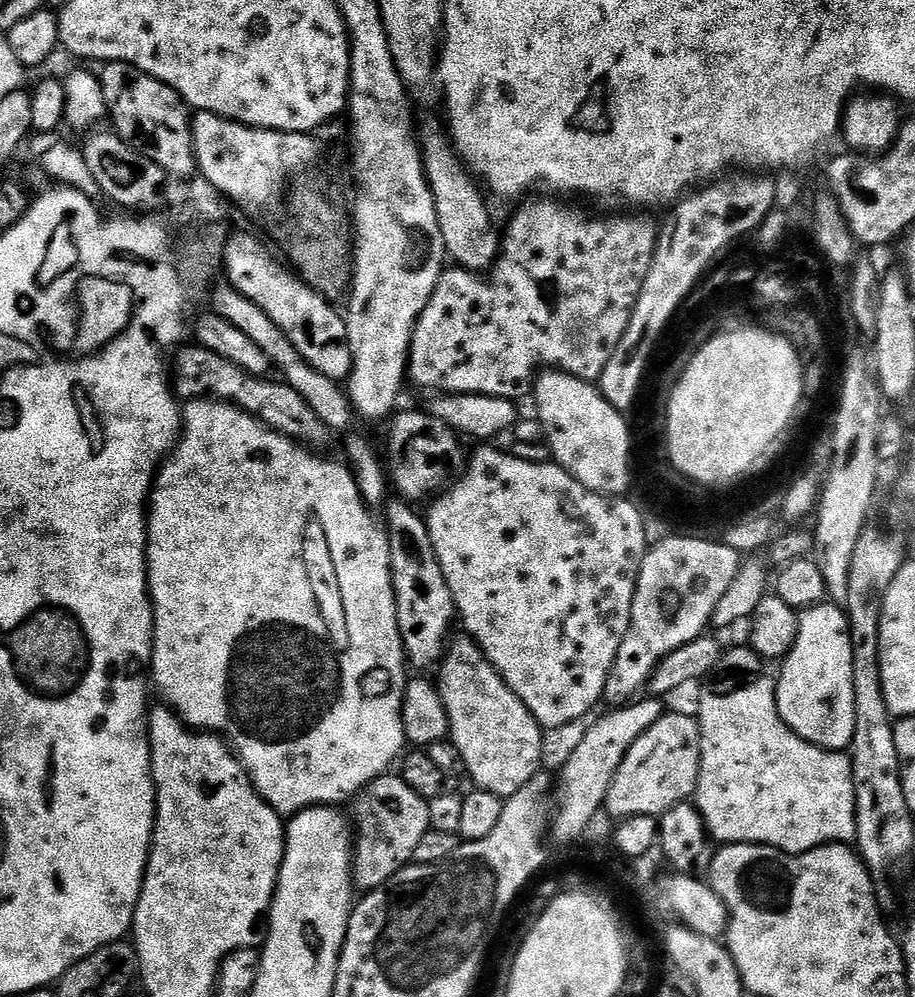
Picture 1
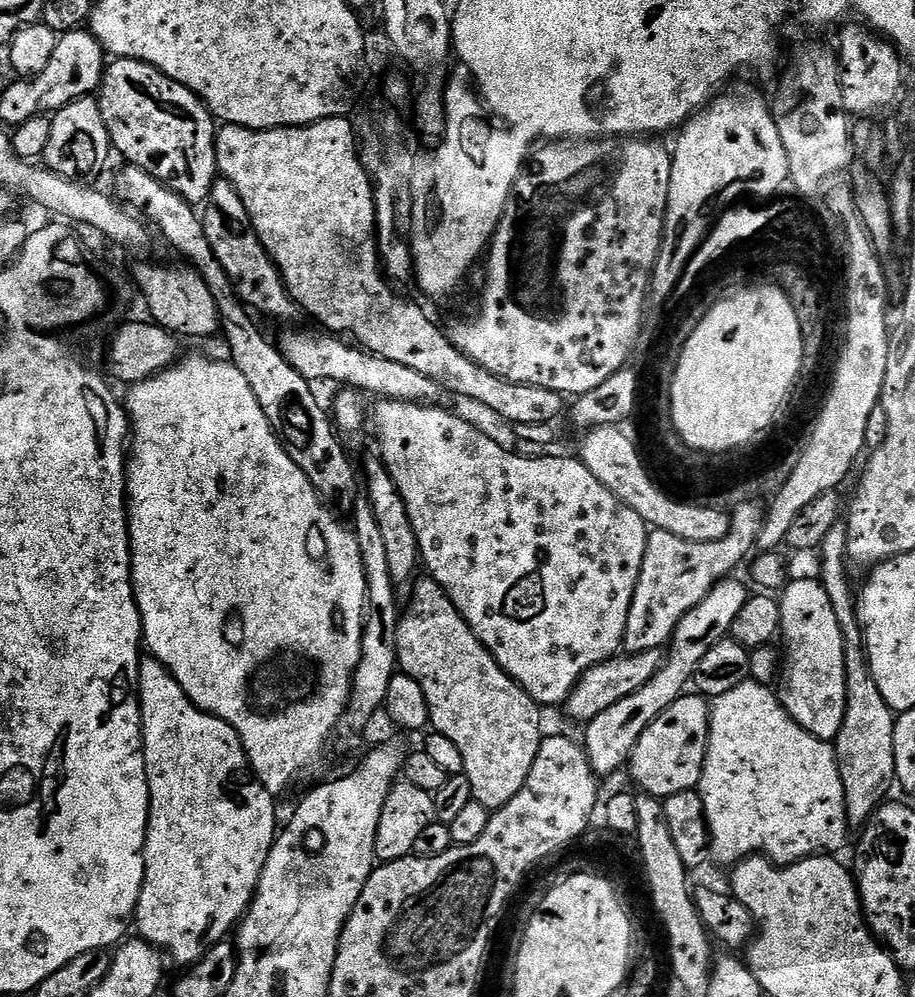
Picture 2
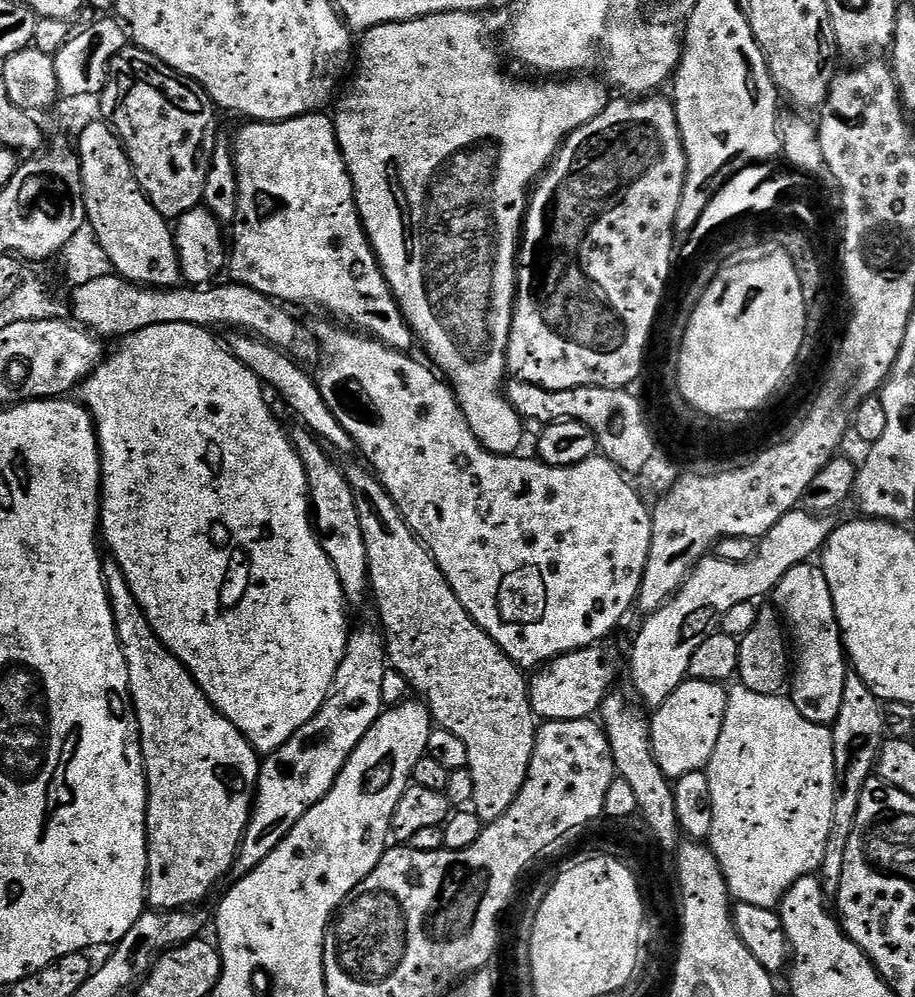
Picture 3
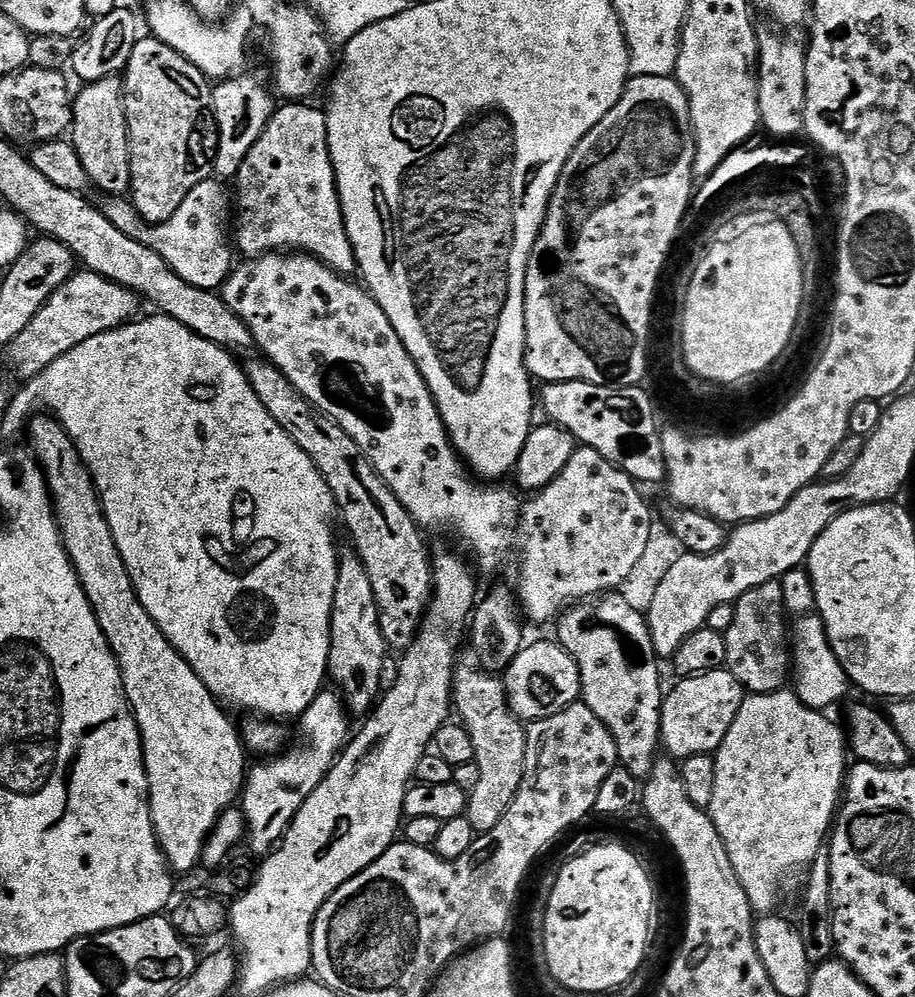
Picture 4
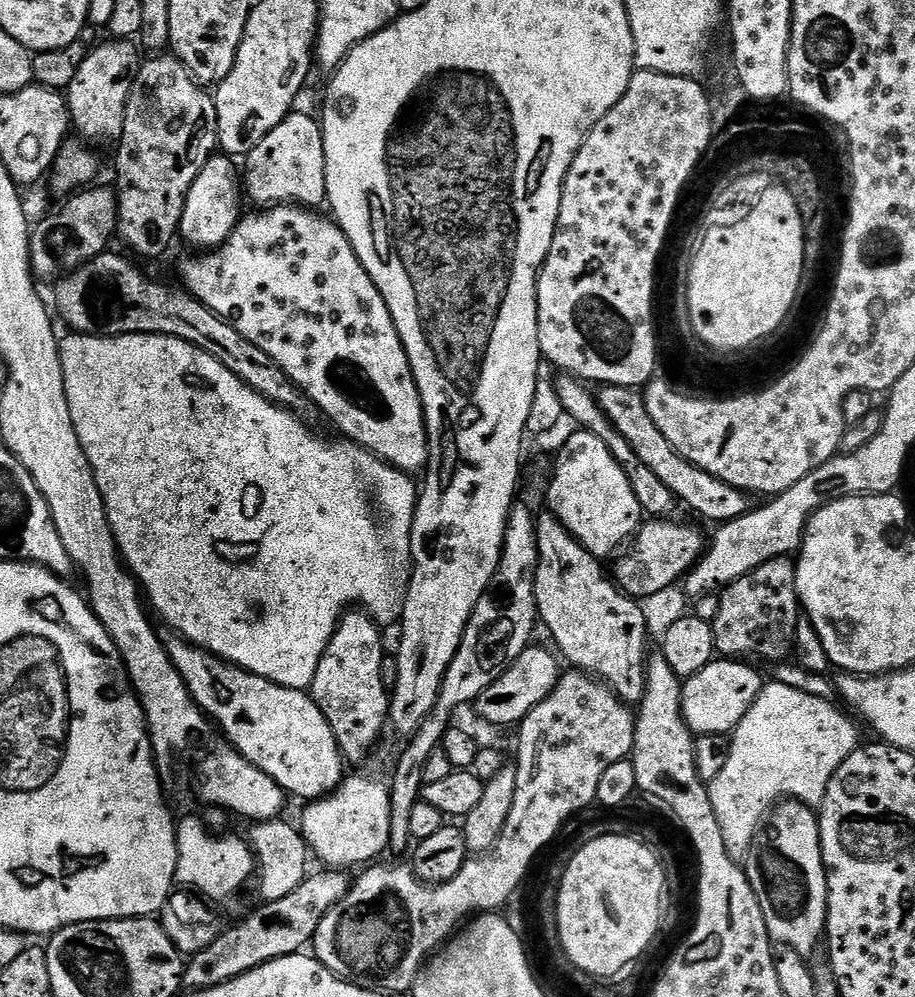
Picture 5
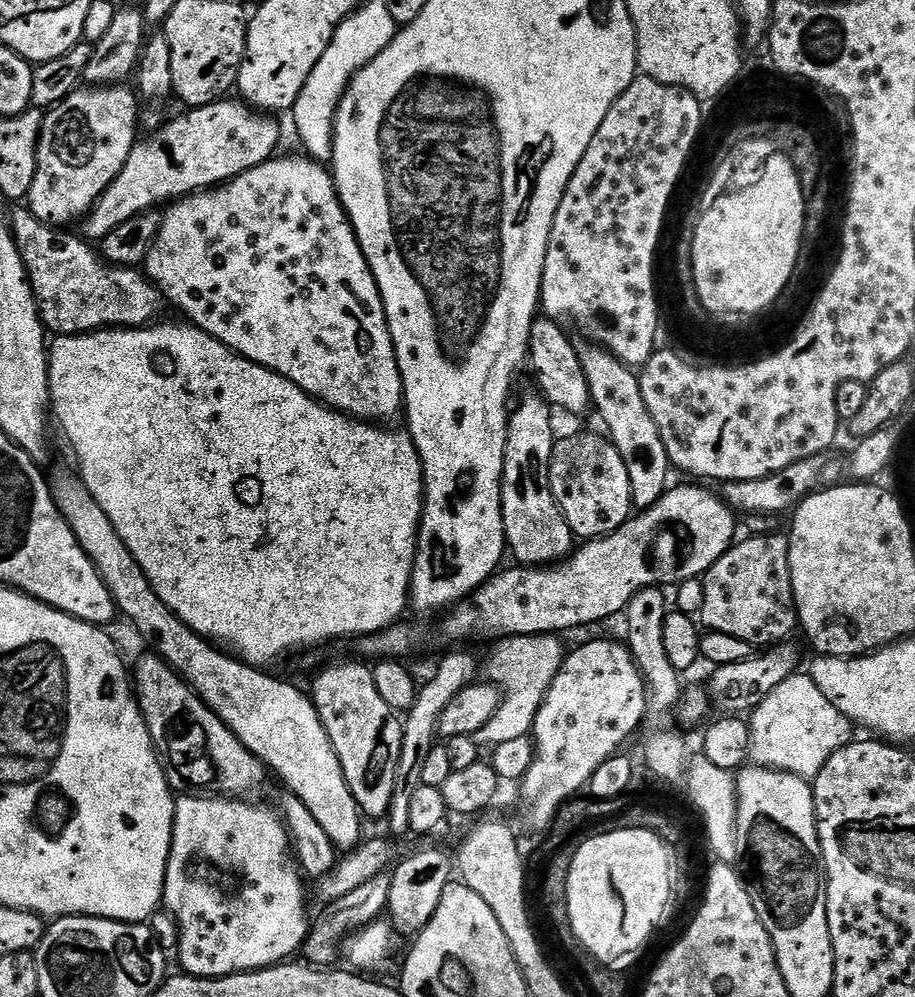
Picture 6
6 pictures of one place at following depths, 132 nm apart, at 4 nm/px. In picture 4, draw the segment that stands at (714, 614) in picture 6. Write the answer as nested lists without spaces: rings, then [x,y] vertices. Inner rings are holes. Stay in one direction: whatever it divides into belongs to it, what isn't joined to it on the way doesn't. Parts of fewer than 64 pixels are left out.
[[[780,580],[762,582],[762,586],[754,586],[754,590],[746,590],[742,598],[734,604],[734,622],[730,630],[724,633],[726,642],[726,667],[734,678],[749,693],[761,696],[771,692],[783,692],[790,684],[792,653],[790,651],[790,617],[784,605],[784,595]]]

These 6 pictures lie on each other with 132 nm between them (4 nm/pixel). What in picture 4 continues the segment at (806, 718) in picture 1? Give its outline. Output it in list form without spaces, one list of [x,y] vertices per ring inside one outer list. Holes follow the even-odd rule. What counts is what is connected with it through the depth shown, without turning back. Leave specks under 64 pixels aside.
[[[798,567],[787,572],[780,580],[780,585],[789,617],[795,618],[790,624],[794,691],[798,699],[806,706],[817,710],[828,710],[831,704],[838,703],[847,694],[848,688],[850,689],[850,681],[842,662],[838,662],[838,658],[830,646],[826,626],[820,615],[816,613],[812,580],[803,567]]]

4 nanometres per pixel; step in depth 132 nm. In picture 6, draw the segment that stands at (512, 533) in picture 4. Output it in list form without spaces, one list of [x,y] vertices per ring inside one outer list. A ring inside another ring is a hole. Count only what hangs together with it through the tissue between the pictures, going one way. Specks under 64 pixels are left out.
[[[281,155],[279,158],[267,160],[264,164],[254,166],[254,170],[246,170],[242,175],[236,176],[234,179],[215,188],[194,192],[190,196],[177,199],[175,203],[167,209],[169,212],[166,214],[163,213],[160,222],[160,229],[154,238],[154,242],[150,246],[148,257],[144,259],[142,268],[148,279],[151,280],[152,283],[155,284],[157,290],[164,295],[165,301],[167,301],[171,307],[173,304],[173,306],[185,316],[181,317],[183,317],[191,327],[200,328],[208,336],[213,336],[218,342],[222,342],[226,347],[228,347],[231,352],[237,352],[240,356],[246,357],[247,360],[253,360],[255,364],[260,364],[262,367],[268,368],[272,372],[277,372],[279,376],[284,376],[287,380],[294,382],[299,386],[307,396],[313,396],[313,398],[320,401],[320,403],[328,405],[329,408],[335,408],[336,411],[343,412],[346,416],[353,417],[357,420],[363,420],[365,422],[388,422],[384,420],[392,420],[396,415],[398,417],[401,415],[404,406],[404,387],[402,386],[402,378],[400,377],[400,371],[398,370],[398,358],[396,357],[396,351],[394,350],[394,342],[392,341],[392,335],[388,329],[388,319],[384,313],[384,303],[380,297],[380,291],[376,285],[376,279],[374,278],[374,274],[368,269],[368,263],[364,257],[364,251],[356,237],[356,231],[352,229],[352,223],[348,221],[348,215],[344,213],[344,207],[340,201],[340,195],[336,192],[336,182],[332,178],[331,171],[329,171],[323,163],[317,162],[309,158],[307,155],[299,155],[300,156],[284,157]],[[580,432],[577,436],[564,436],[561,440],[559,437],[553,443],[548,467],[550,490],[573,537],[584,542],[596,540],[599,536],[608,536],[621,528],[634,512],[626,462],[622,462],[622,454],[618,454],[607,435],[599,435]]]

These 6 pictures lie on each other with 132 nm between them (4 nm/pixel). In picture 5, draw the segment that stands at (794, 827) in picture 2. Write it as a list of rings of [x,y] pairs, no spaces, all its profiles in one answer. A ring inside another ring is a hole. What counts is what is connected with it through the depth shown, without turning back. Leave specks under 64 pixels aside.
[[[768,682],[750,706],[744,721],[731,733],[730,759],[718,773],[718,778],[708,784],[708,793],[714,806],[714,818],[718,818],[718,830],[722,830],[722,842],[726,842],[726,850],[732,860],[744,862],[748,852],[750,856],[750,849],[762,825],[785,798],[809,806],[823,802],[830,778],[834,778],[838,766],[842,766],[858,746],[855,726],[836,706],[833,701],[814,698],[814,694],[802,694],[802,690]]]

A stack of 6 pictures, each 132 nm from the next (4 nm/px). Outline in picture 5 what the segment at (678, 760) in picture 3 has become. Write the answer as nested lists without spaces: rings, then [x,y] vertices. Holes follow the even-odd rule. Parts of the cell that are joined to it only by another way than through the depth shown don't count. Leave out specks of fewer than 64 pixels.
[[[714,658],[698,674],[683,681],[682,714],[693,734],[728,736],[744,721],[766,683],[765,677],[760,677],[748,664],[751,663],[736,658]]]

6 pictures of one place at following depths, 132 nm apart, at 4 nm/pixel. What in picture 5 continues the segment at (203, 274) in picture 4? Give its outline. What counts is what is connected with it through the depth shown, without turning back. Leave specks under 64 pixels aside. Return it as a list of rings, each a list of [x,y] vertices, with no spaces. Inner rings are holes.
[[[214,154],[207,160],[206,164],[199,171],[198,176],[191,184],[187,192],[186,206],[183,208],[182,222],[180,223],[179,237],[190,244],[194,250],[211,250],[220,247],[228,240],[229,234],[236,228],[237,222],[242,215],[240,209],[240,196],[242,200],[242,190],[238,179],[238,168],[234,166],[235,161],[223,154]]]

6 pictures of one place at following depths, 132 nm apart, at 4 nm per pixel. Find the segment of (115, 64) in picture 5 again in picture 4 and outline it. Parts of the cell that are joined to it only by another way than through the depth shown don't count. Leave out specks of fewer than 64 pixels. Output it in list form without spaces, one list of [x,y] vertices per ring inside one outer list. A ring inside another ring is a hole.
[[[120,76],[102,78],[93,84],[84,84],[81,92],[75,93],[72,102],[72,126],[70,139],[78,150],[78,158],[82,158],[82,166],[86,166],[86,174],[92,179],[93,185],[101,193],[109,196],[123,197],[131,189],[130,150],[128,149],[128,123],[124,113],[124,81]]]

